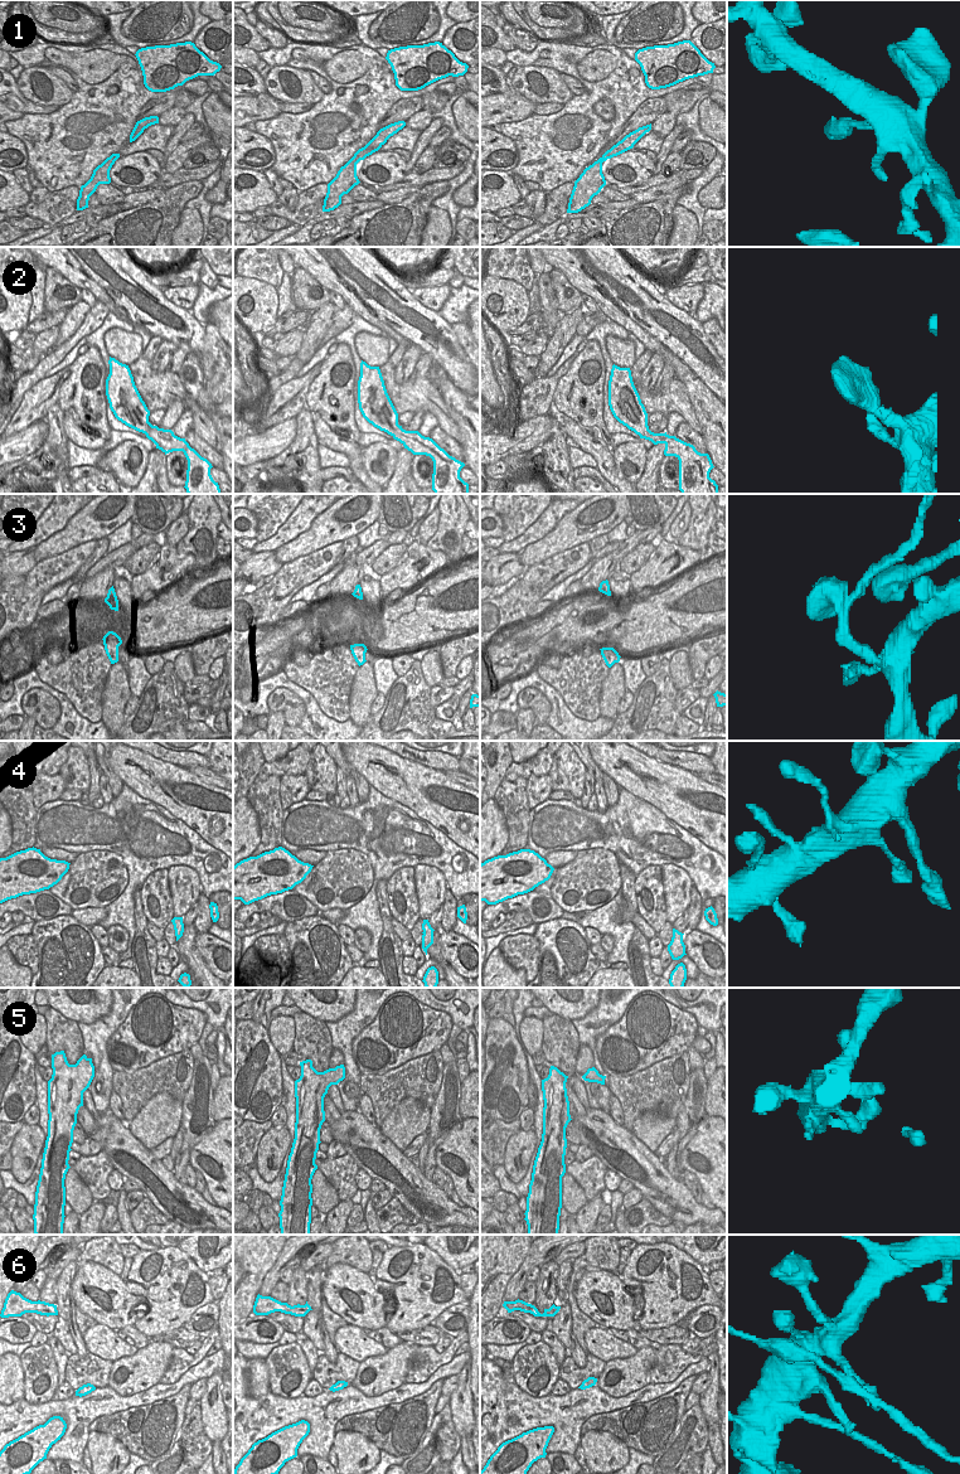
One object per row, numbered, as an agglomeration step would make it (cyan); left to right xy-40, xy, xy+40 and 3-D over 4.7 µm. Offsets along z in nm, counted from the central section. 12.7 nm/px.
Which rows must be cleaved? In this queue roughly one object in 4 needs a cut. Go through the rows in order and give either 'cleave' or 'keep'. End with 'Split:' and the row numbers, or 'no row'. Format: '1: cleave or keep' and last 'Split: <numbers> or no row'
1: keep
2: keep
3: cleave
4: keep
5: keep
6: cleave
Split: 3, 6

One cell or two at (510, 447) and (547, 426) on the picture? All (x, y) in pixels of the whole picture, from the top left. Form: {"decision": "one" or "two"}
{"decision": "one"}

